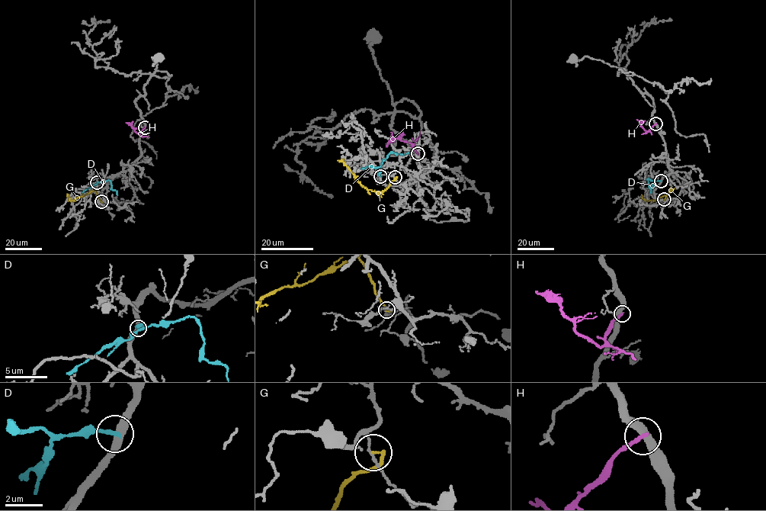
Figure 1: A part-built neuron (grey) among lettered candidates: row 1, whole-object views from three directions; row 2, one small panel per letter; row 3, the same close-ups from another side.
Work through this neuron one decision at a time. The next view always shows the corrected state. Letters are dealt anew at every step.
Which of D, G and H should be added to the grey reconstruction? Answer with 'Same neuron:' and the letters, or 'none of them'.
Same neuron: none of them

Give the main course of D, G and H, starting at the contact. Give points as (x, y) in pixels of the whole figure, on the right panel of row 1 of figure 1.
D: (661, 181), (648, 178), (650, 192)
G: (664, 199), (671, 188), (668, 194), (657, 199), (646, 200), (641, 198), (641, 194)
H: (655, 124), (647, 131), (641, 124), (645, 120)

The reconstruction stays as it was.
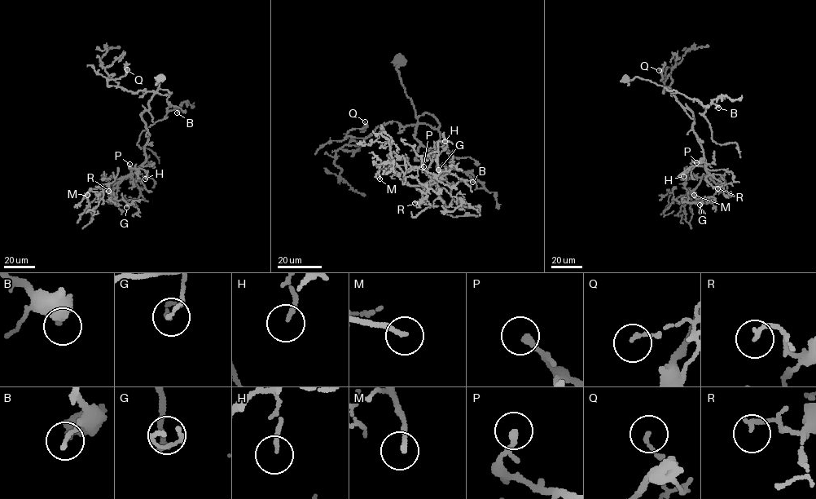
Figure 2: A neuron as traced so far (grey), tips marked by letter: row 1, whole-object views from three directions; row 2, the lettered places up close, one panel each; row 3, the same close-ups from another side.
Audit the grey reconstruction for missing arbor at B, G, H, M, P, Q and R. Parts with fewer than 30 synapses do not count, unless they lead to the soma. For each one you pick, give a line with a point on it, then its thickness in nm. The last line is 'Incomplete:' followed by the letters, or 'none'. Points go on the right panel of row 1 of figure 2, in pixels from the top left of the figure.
M: at (694, 195); 170 nm thick
P: at (696, 162); 240 nm thick
Incomplete: M, P

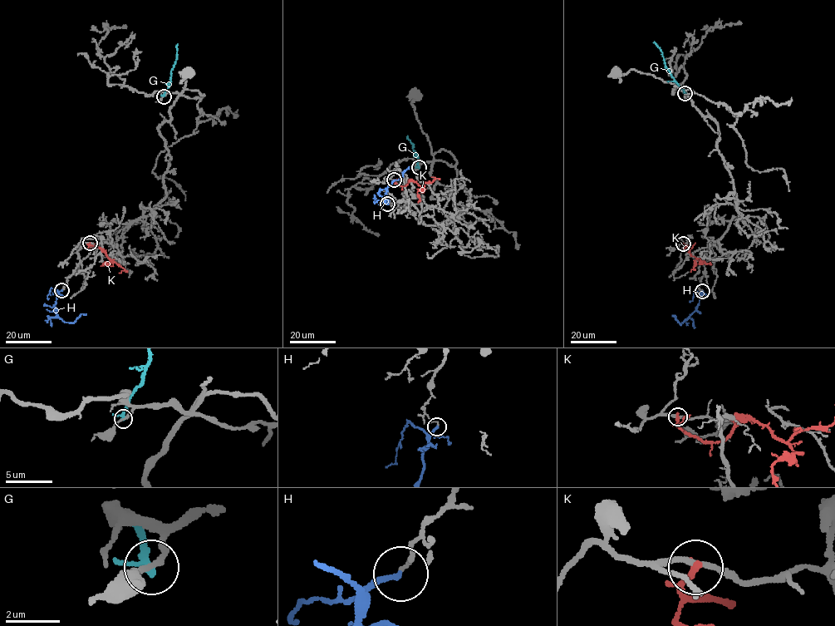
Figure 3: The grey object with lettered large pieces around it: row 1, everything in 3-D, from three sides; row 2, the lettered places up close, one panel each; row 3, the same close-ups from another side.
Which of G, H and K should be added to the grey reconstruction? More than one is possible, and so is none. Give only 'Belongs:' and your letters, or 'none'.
Belongs: none

